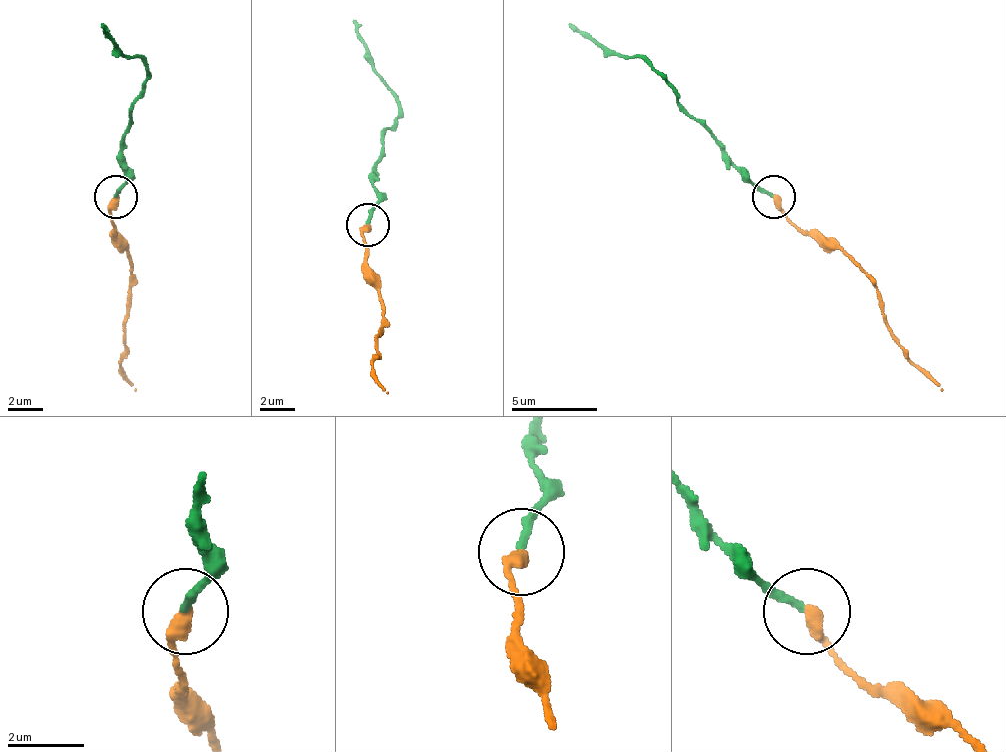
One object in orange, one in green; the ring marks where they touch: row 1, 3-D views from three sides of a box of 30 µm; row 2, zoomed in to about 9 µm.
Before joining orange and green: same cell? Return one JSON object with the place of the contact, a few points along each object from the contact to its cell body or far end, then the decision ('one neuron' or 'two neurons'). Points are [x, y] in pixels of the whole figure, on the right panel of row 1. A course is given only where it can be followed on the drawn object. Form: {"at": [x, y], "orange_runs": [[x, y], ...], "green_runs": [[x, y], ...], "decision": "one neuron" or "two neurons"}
{"at": [774, 197], "orange_runs": [[773, 198], [799, 228], [829, 237], [867, 275], [889, 336], [940, 391]], "green_runs": [[773, 198], [751, 181], [648, 65], [618, 52], [605, 52], [571, 22]], "decision": "one neuron"}

